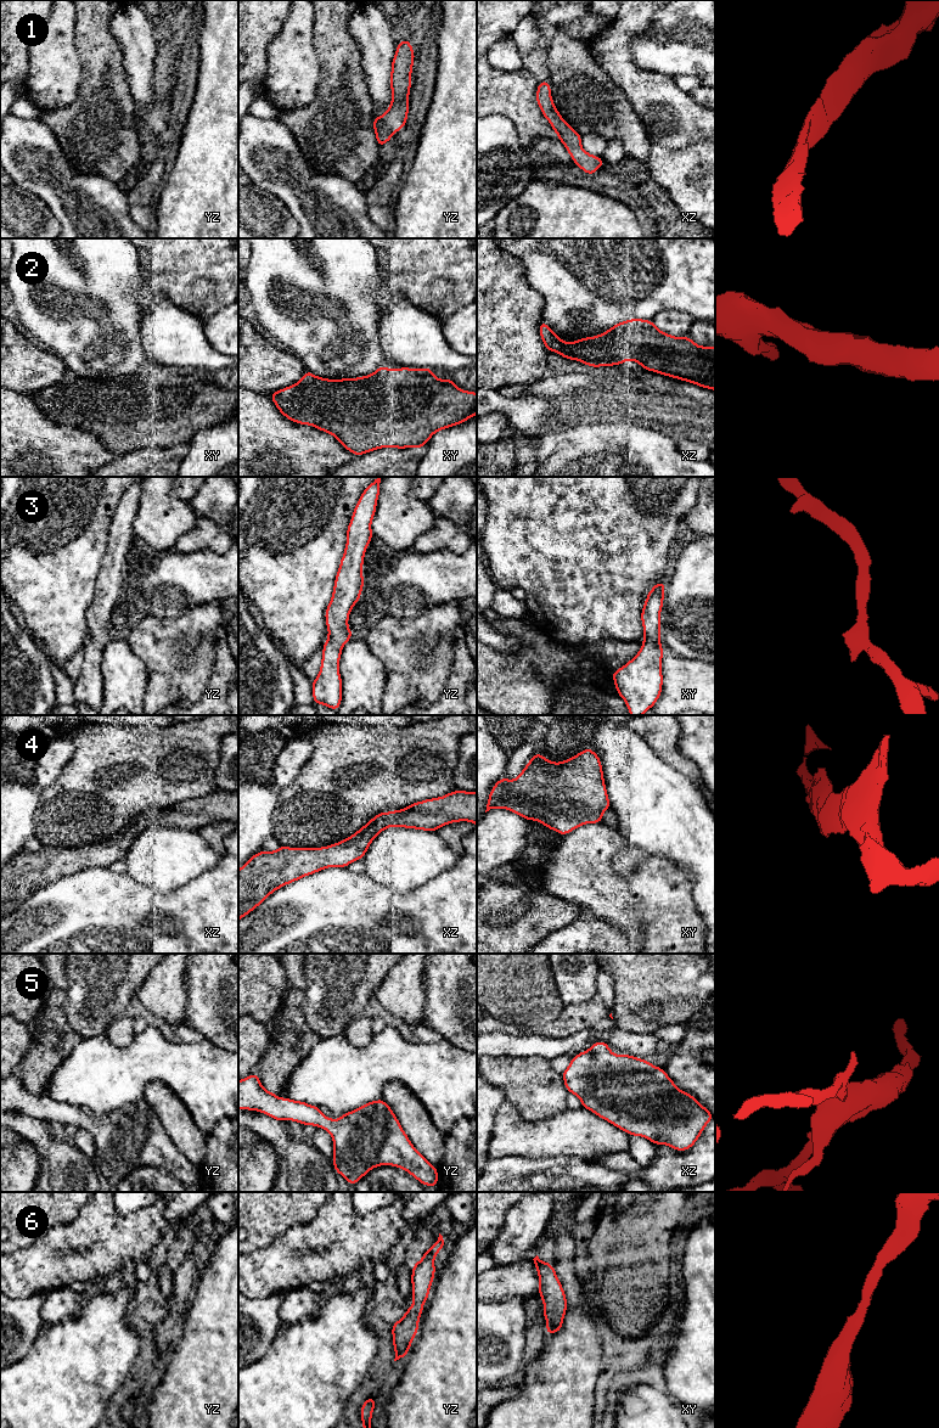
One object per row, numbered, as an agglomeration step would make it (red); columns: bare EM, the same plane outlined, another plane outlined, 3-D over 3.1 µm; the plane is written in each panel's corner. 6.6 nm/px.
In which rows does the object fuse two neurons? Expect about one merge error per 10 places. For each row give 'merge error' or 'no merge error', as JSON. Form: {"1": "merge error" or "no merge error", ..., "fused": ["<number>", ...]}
{"1": "no merge error", "2": "no merge error", "3": "no merge error", "4": "no merge error", "5": "no merge error", "6": "no merge error", "fused": []}

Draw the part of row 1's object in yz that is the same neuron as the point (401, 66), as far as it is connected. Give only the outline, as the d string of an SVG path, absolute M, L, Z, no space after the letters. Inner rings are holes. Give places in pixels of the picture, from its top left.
M403 39L397 45L392 61L392 102L382 117L373 117L373 130L378 147L387 144L397 131L406 125L414 60L415 52L410 41Z

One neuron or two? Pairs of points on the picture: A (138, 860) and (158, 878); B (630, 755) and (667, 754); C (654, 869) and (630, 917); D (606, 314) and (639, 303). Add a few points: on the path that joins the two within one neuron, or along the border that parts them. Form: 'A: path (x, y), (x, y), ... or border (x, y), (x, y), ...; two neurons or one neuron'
A: path (142, 863), (153, 873); one neuron
B: border (639, 734), (664, 762), (680, 772); two neurons
C: path (654, 881), (654, 892), (641, 905); one neuron
D: path (614, 305), (617, 303), (630, 303); one neuron

